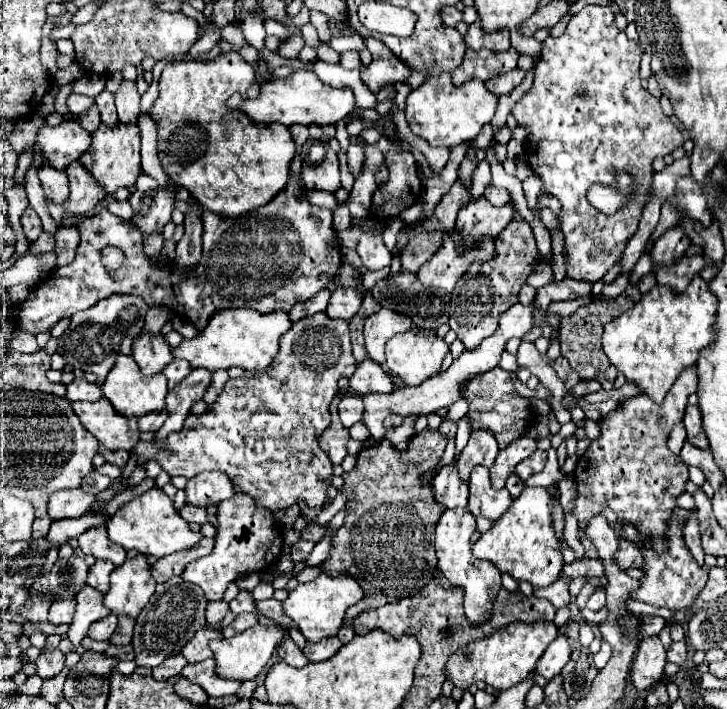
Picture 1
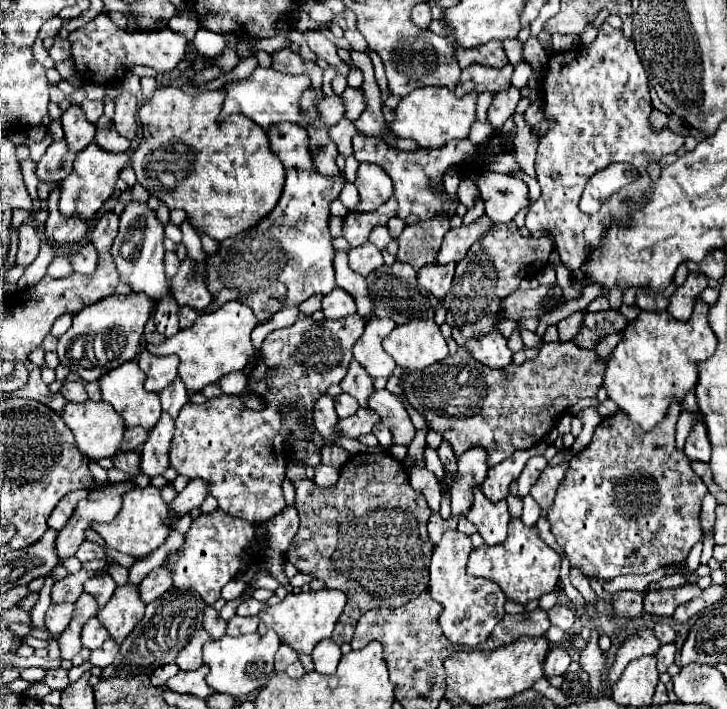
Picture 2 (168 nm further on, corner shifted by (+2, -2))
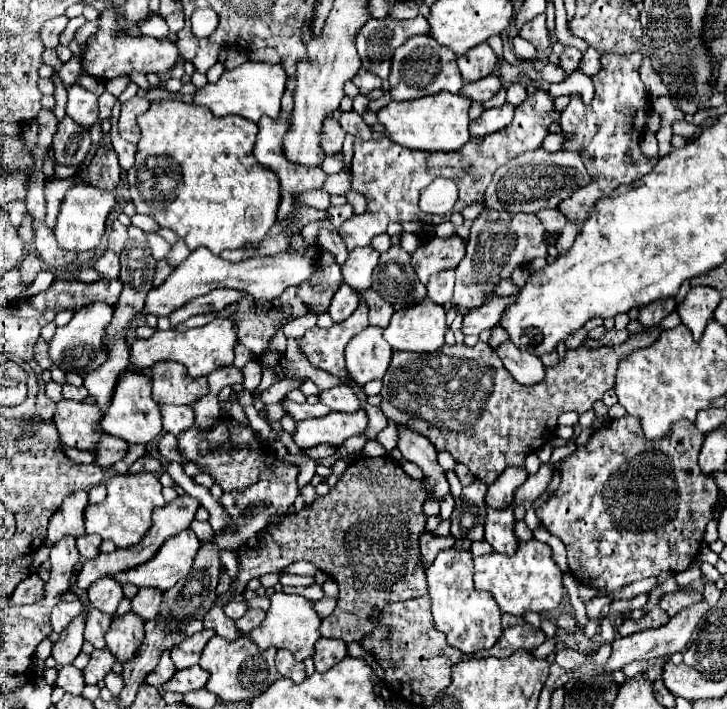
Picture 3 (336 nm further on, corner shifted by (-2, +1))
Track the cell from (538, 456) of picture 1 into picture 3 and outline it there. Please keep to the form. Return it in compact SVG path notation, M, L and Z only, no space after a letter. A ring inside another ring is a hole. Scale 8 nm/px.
M542 464L540 470L536 474L530 474L528 480L516 490L516 496L514 496L514 516L518 520L522 520L526 510L534 504L534 500L542 492L546 492L550 480L552 480L552 466L550 464Z

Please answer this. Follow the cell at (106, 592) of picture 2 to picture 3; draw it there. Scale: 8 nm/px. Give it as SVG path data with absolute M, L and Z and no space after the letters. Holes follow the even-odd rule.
M100 578L88 588L88 600L94 608L114 614L122 600L122 586L114 578Z

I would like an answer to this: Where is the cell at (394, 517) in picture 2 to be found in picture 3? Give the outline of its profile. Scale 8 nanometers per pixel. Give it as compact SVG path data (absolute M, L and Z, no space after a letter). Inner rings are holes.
M360 456L348 464L338 484L326 496L316 496L316 500L310 506L302 508L300 512L288 514L278 526L270 526L262 534L258 544L240 548L242 558L238 564L238 580L218 598L218 602L228 602L232 596L242 594L250 578L260 578L272 572L280 574L290 564L306 560L312 562L318 570L326 572L332 580L336 580L340 588L334 612L322 620L322 636L340 638L344 642L360 642L366 632L374 630L374 618L378 618L386 604L428 594L426 568L420 556L420 536L428 520L422 512L424 500L426 488L422 480L410 478L396 460L392 460L390 456Z

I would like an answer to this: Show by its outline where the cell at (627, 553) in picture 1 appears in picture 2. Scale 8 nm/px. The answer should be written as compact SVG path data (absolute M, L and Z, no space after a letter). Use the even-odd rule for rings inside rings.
M672 403L666 417L648 433L638 429L626 413L616 413L596 427L590 445L572 457L560 481L552 509L548 511L550 531L564 549L570 567L580 569L590 579L610 581L618 575L644 575L670 563L680 563L702 539L700 503L708 493L702 479L692 471L690 459L676 449L676 421L682 407Z

